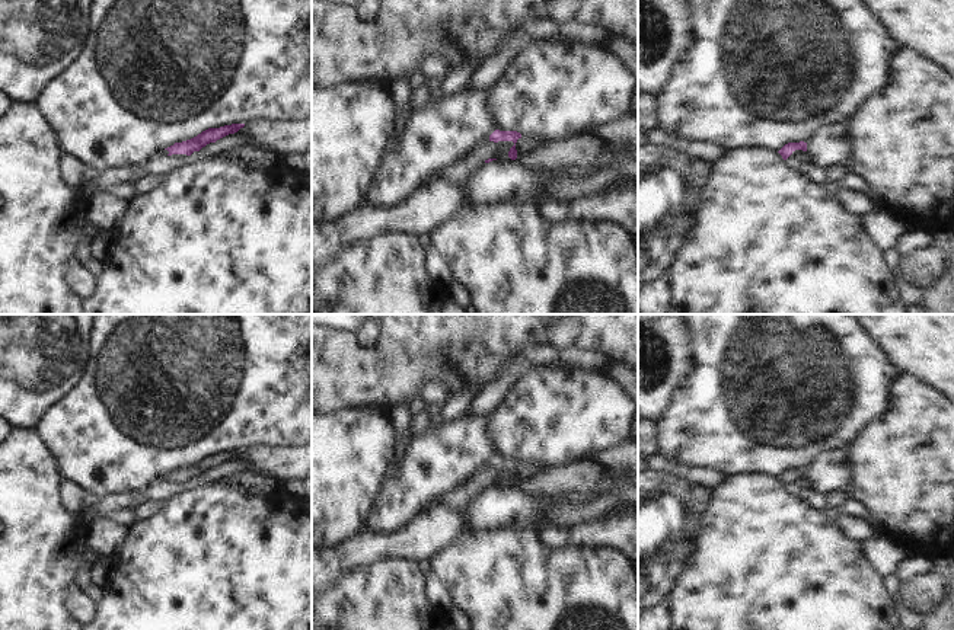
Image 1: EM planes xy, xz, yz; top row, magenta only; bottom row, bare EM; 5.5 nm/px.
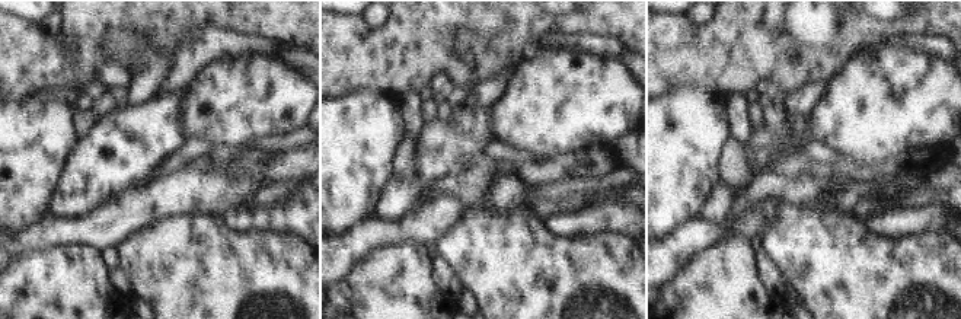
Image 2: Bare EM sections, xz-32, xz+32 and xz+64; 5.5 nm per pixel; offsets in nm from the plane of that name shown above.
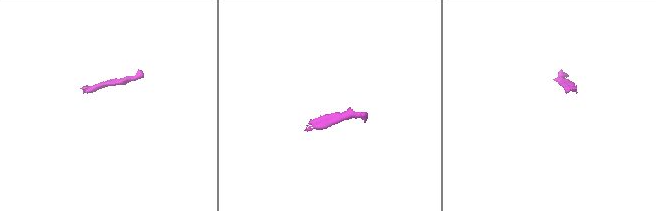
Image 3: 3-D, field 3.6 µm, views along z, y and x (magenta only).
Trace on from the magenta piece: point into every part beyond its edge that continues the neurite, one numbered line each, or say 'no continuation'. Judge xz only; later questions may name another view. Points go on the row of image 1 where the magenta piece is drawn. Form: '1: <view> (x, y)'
1: xz (458, 172)

